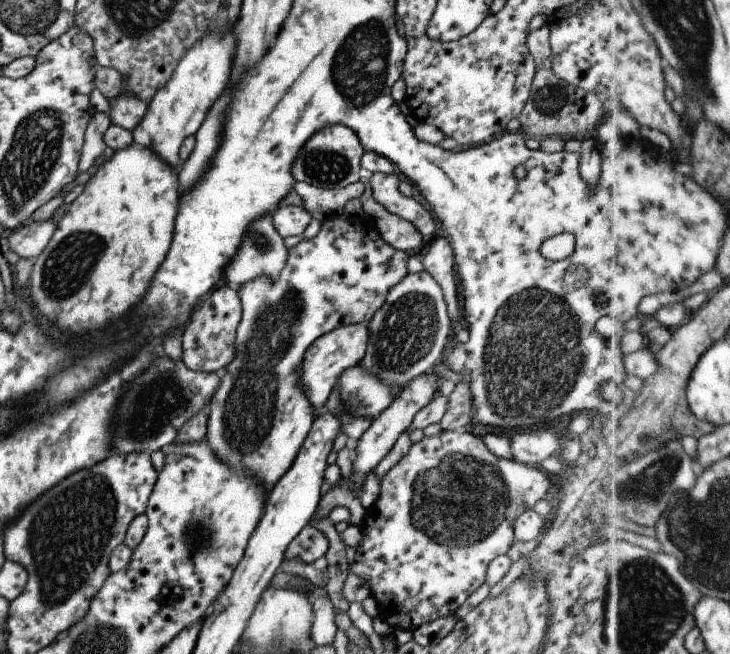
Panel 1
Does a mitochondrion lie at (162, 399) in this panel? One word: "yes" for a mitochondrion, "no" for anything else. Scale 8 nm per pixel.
yes

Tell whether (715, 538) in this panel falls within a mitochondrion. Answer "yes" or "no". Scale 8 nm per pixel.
yes

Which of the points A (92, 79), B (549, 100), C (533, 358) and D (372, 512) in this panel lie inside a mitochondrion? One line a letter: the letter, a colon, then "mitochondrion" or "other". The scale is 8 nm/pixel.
A: other
B: mitochondrion
C: mitochondrion
D: other

